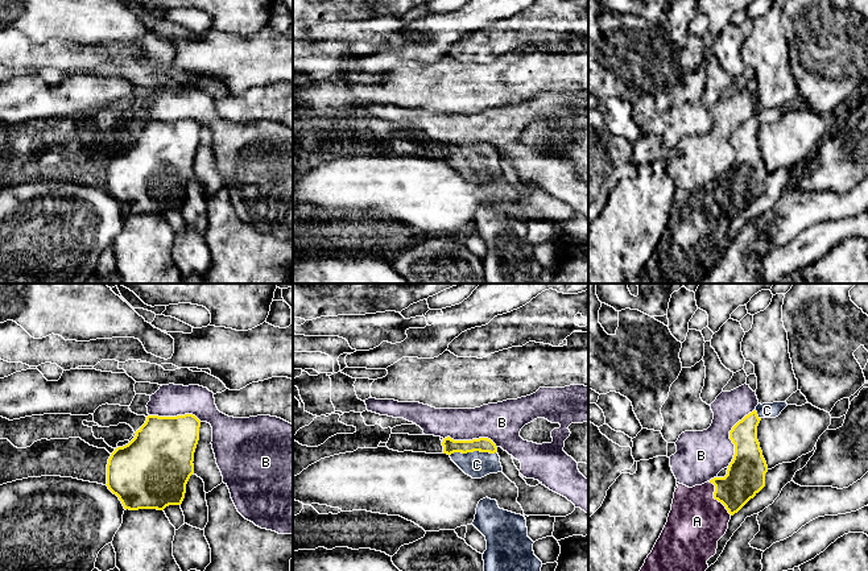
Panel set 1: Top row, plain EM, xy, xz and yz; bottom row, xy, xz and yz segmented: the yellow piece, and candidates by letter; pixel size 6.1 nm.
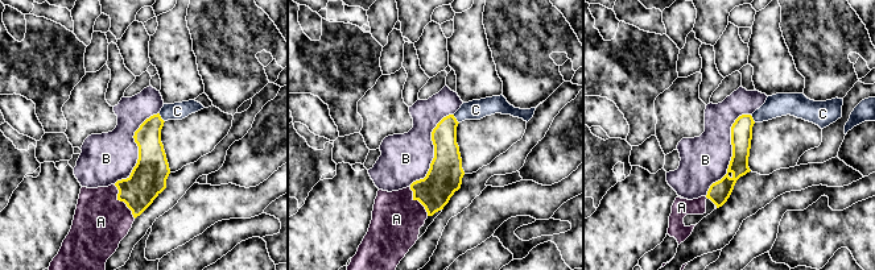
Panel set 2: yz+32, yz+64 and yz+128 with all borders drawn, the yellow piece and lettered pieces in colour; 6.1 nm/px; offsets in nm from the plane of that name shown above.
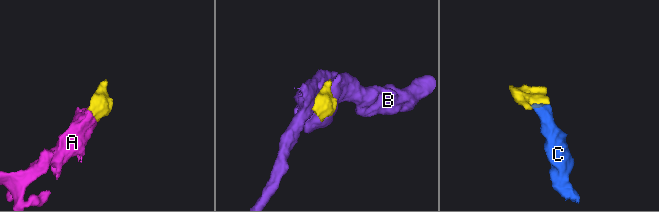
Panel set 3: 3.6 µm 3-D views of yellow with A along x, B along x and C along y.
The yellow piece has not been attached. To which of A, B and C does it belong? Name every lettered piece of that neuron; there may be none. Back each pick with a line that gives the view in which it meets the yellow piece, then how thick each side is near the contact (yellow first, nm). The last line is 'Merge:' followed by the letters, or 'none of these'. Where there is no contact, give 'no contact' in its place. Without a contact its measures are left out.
A: meets yellow in yz; 240 nm thick on the yellow side, 360 nm on the other
C: meets yellow in xz; 90 nm thick on the yellow side, 160 nm on the other
Merge: A, C

